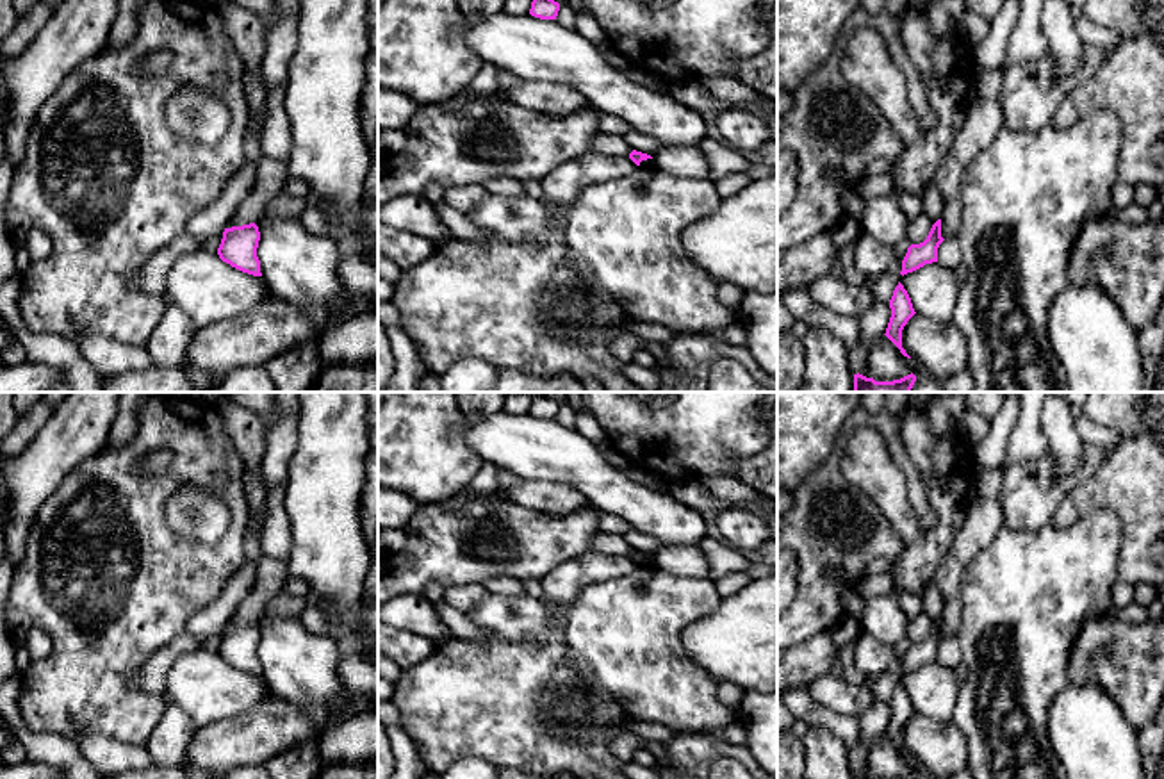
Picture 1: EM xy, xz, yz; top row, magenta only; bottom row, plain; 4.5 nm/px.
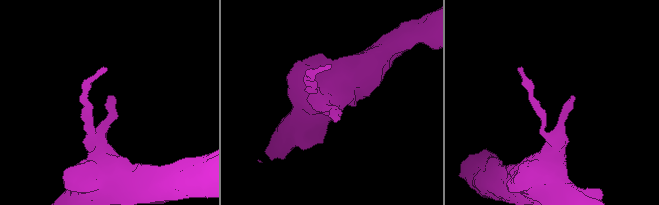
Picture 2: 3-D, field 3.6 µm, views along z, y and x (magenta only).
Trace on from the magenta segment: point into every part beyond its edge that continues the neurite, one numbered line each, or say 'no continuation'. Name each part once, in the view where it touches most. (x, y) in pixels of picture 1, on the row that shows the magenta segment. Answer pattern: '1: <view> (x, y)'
no continuation

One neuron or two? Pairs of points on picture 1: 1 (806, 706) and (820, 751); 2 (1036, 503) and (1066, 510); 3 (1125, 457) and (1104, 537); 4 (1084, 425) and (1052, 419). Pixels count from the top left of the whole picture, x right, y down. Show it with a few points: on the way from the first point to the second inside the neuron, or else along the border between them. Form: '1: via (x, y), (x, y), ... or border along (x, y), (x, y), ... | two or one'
1: border along (810, 724), (827, 728), (847, 747) | two
2: border along (1086, 478), (1063, 500), (1049, 523) | two
3: border along (1072, 526), (1111, 508), (1120, 551) | two
4: border along (1075, 418), (1075, 428), (1084, 442) | two

